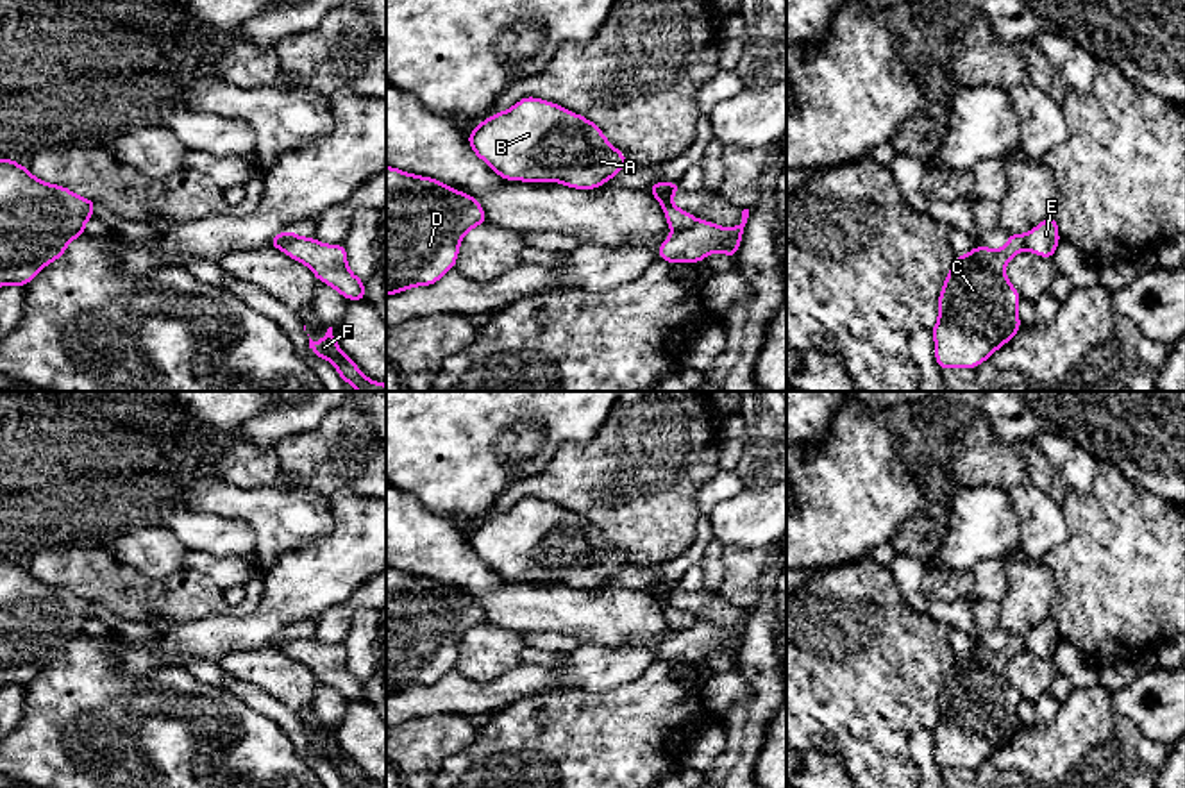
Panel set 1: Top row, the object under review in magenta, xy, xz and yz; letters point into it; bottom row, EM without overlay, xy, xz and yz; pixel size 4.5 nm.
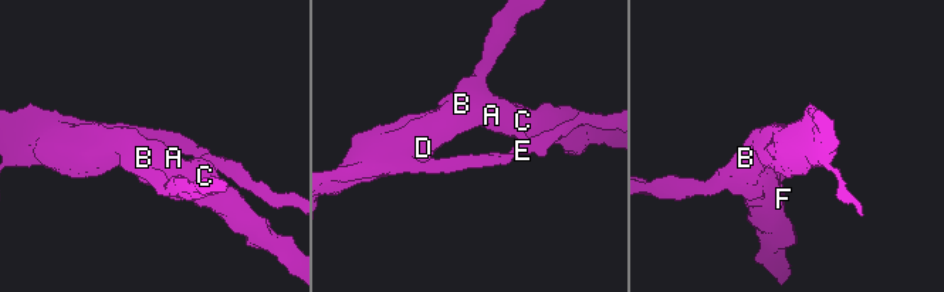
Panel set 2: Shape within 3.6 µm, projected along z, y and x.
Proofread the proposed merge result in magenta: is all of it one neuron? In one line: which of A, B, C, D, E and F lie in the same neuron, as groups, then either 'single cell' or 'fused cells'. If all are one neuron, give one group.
A B C D F / E | fused cells

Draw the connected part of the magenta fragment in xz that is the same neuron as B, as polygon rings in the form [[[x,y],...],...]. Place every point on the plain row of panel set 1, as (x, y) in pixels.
[[[534,497],[481,522],[468,545],[504,581],[593,590],[627,566],[599,525]]]

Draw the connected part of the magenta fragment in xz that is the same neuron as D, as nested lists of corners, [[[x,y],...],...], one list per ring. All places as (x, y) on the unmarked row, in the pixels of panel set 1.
[[[386,566],[386,695],[438,683],[454,668],[459,641],[481,624],[486,624],[486,615],[474,597],[431,577]]]

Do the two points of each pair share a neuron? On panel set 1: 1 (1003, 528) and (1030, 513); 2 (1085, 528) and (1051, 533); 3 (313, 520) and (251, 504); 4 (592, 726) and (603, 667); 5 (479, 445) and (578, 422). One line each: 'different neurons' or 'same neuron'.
1: different neurons
2: different neurons
3: same neuron
4: different neurons
5: same neuron

